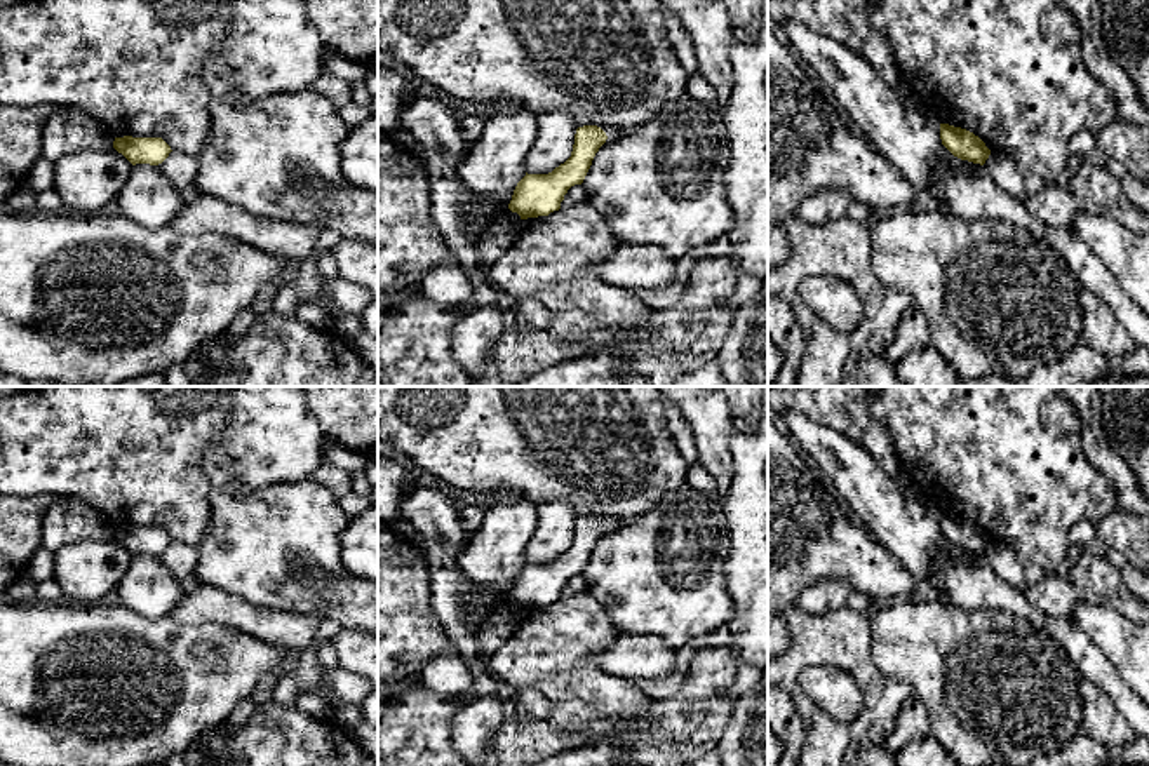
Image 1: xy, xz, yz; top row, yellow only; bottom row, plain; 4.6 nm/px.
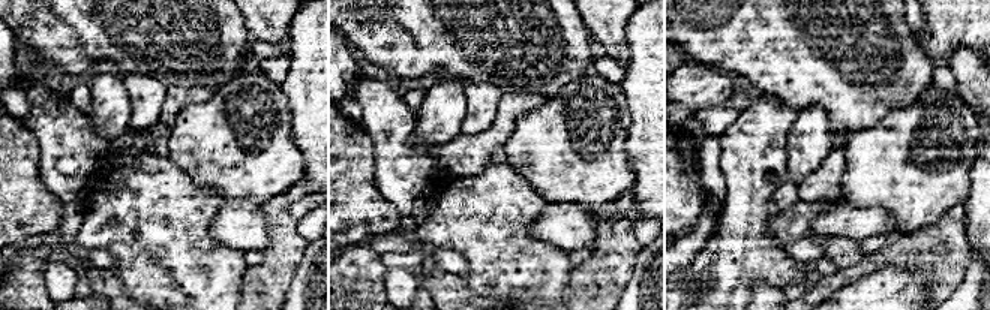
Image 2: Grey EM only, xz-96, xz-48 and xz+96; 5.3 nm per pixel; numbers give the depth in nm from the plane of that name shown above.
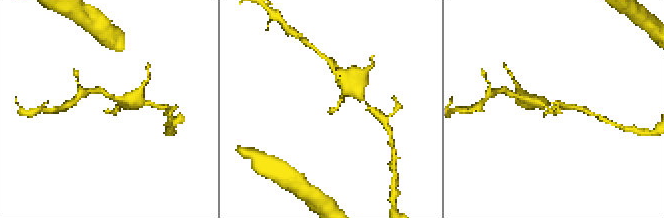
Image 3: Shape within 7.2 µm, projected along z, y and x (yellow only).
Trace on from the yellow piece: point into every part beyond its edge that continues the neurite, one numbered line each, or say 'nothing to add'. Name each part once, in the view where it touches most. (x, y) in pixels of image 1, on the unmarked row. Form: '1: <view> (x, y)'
nothing to add

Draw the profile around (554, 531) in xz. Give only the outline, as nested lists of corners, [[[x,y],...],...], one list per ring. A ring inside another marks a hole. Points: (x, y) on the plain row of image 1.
[[[569,501],[538,505],[538,524],[526,547],[527,564],[548,564],[564,554],[573,541],[576,514]]]

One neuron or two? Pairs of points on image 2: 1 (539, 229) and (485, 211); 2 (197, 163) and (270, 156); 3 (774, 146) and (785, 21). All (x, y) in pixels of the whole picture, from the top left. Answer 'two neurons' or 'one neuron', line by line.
1: two neurons
2: one neuron
3: two neurons

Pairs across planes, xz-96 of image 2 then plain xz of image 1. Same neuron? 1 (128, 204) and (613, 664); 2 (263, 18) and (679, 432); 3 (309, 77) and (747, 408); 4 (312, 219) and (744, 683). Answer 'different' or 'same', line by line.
1: different
2: different
3: different
4: same

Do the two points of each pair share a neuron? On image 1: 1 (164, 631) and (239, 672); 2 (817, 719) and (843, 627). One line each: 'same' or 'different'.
1: same
2: same

